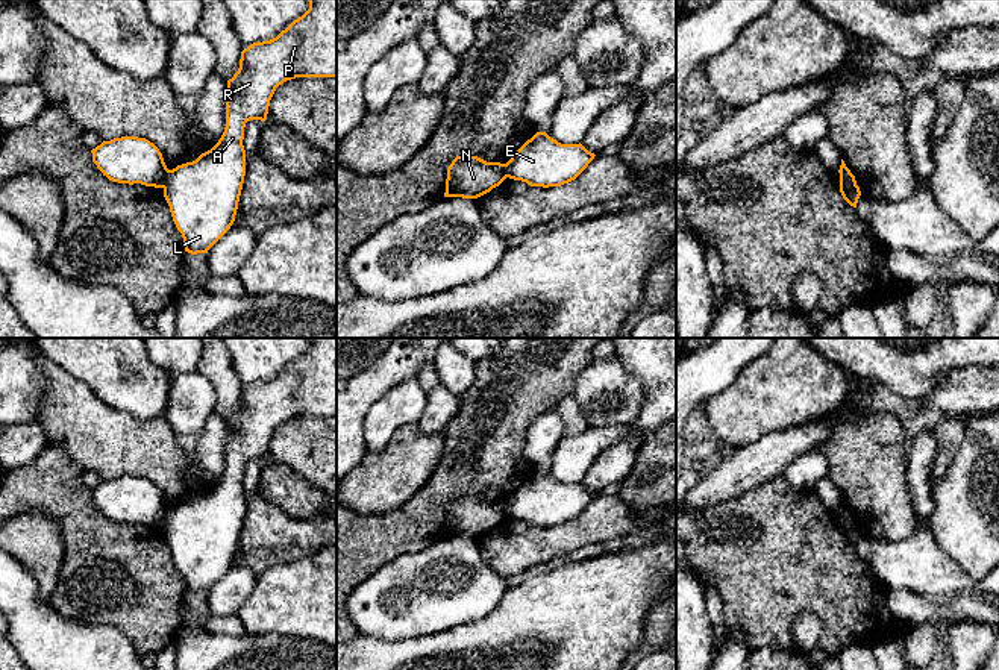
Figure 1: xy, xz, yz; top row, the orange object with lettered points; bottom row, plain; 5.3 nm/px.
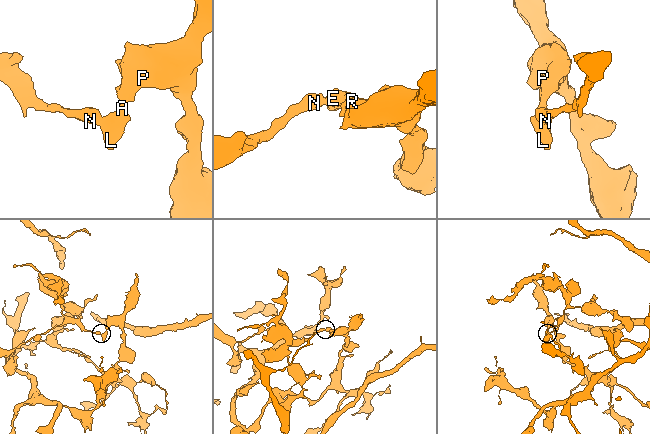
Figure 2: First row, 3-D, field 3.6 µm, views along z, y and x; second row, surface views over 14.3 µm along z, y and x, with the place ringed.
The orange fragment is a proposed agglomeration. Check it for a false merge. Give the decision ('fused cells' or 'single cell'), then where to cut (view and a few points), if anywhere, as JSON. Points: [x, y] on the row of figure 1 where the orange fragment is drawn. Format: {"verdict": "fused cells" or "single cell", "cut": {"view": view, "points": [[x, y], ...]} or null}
{"verdict": "fused cells", "cut": {"view": "xy", "points": [[169, 170], [162, 187]]}}

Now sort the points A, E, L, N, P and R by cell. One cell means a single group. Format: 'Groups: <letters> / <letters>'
Groups: A E L P R / N

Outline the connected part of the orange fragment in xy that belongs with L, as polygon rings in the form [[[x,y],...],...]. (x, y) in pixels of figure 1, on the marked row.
[[[308,0],[309,9],[294,20],[276,38],[253,42],[241,52],[240,68],[227,80],[226,127],[218,142],[196,161],[168,170],[164,197],[177,230],[182,233],[185,252],[191,255],[208,250],[230,229],[246,176],[244,127],[250,120],[267,120],[270,100],[279,85],[296,77],[337,77],[337,0]]]

